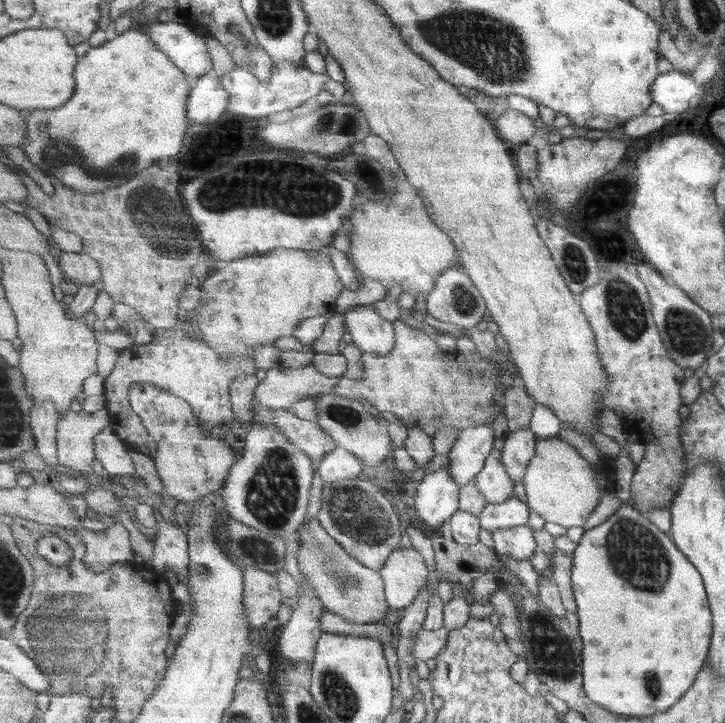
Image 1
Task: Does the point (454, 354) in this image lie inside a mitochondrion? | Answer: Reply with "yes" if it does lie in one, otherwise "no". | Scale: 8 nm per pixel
no

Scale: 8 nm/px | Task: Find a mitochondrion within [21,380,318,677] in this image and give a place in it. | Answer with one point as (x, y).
(67, 626)

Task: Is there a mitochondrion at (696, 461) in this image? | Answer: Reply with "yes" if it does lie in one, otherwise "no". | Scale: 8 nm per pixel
no

